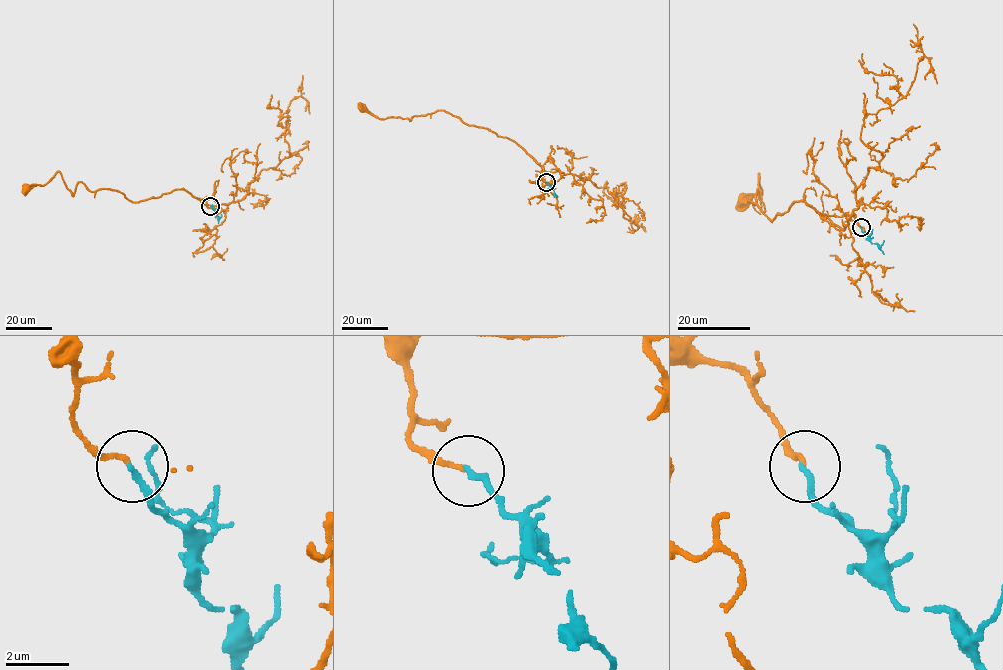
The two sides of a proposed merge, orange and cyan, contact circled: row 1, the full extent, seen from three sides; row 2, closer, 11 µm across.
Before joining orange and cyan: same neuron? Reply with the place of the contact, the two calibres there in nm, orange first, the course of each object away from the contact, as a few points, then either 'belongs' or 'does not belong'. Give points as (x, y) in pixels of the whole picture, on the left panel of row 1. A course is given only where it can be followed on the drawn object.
at (210, 206); 140 nm thick on the orange side, 170 nm on the other; orange runs (210, 205), (227, 205), (176, 189), (132, 202), (79, 182), (73, 196), (59, 172), (25, 187); cyan runs (211, 205), (216, 216), (220, 218), (221, 214); belongs

